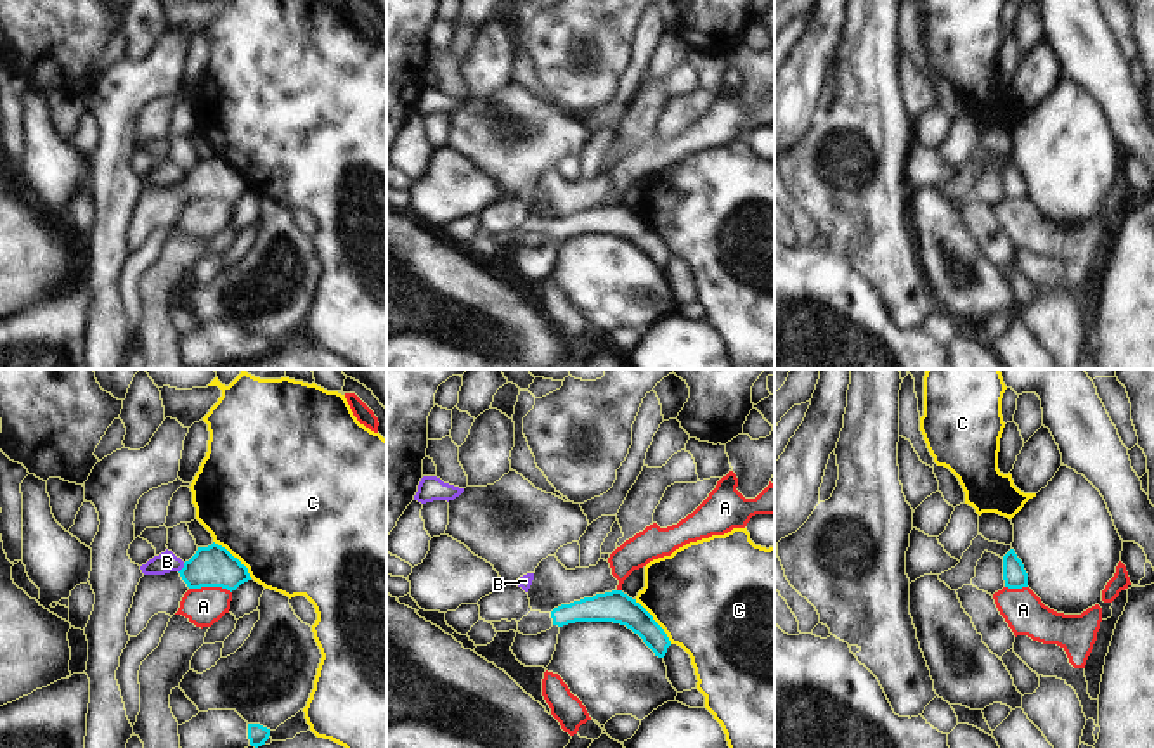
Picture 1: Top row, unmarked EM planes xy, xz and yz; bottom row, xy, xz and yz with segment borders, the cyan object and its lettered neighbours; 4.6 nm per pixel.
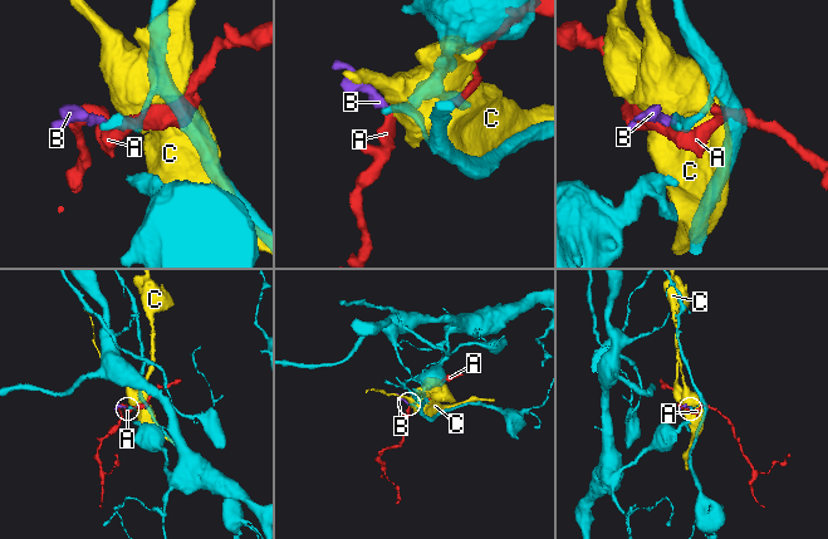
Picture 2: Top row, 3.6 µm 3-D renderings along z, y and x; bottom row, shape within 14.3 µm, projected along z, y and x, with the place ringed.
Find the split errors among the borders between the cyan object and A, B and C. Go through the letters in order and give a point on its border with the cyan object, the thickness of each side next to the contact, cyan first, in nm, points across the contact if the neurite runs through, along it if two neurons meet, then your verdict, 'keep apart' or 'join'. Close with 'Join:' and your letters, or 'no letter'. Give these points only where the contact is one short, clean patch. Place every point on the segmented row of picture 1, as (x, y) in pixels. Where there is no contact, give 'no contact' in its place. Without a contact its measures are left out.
A: xy (210, 586) | 190/180 nm | along xy (189, 587), (226, 587), (231, 593) | keep apart
B: xy (182, 568) | 190/100 nm | along xy (184, 563), (179, 572) | keep apart
C: xz (655, 622) | 150/480 nm | keep apart
Join: no letter

